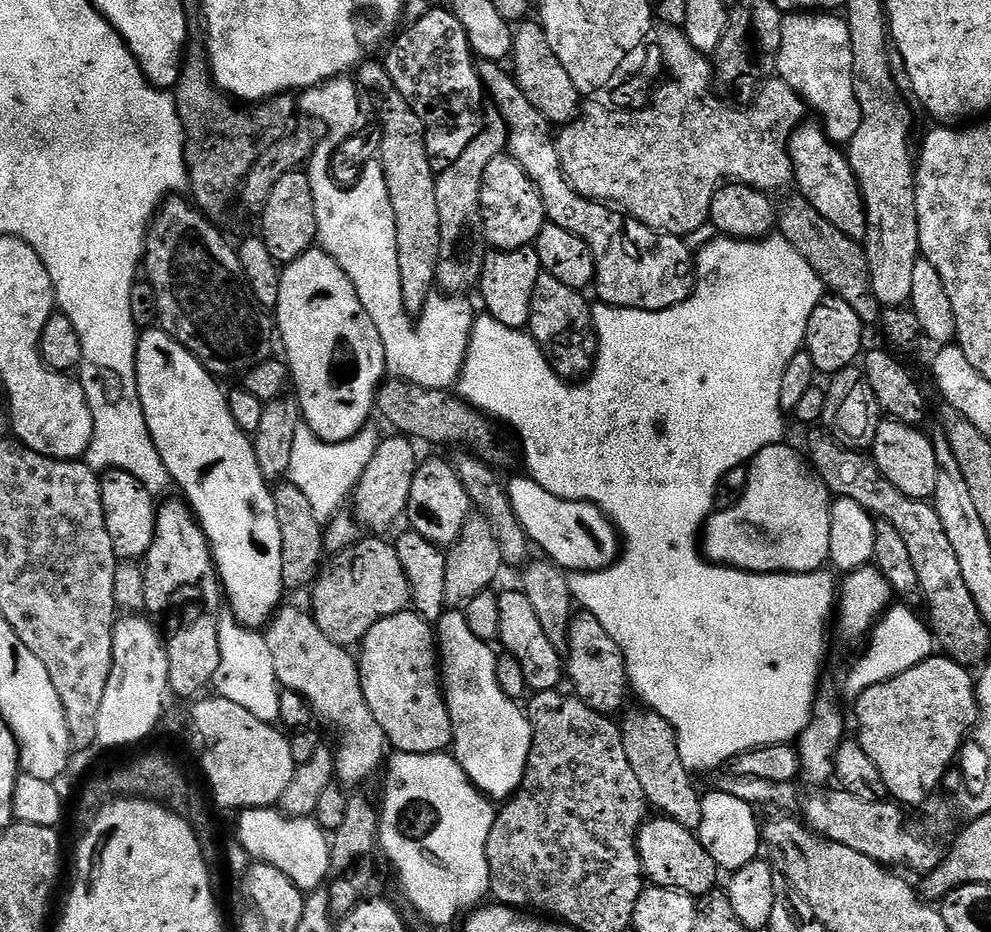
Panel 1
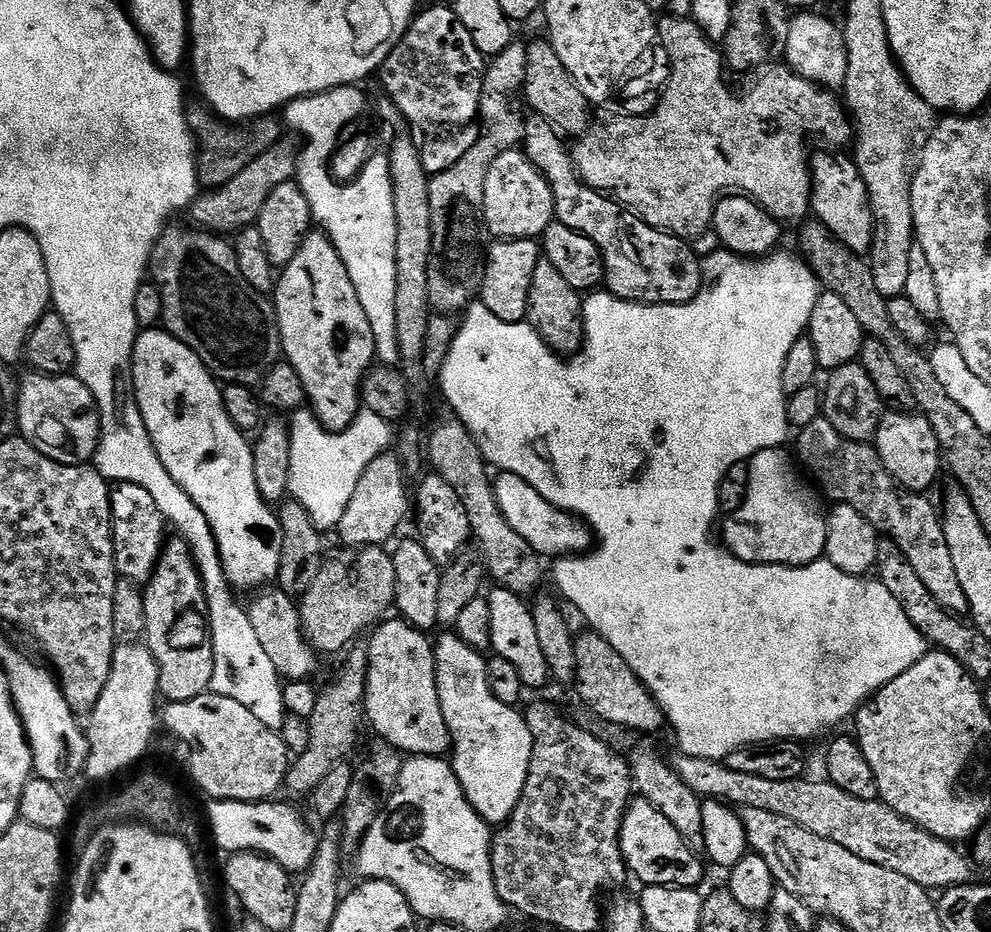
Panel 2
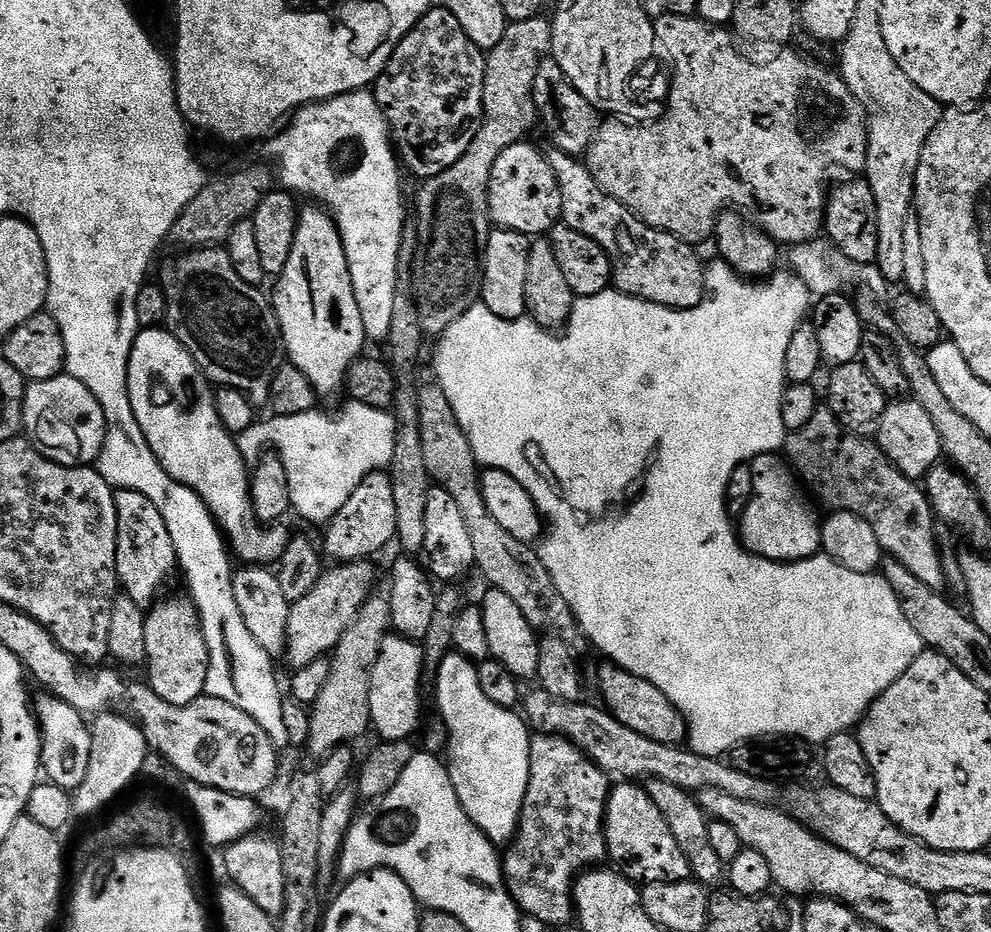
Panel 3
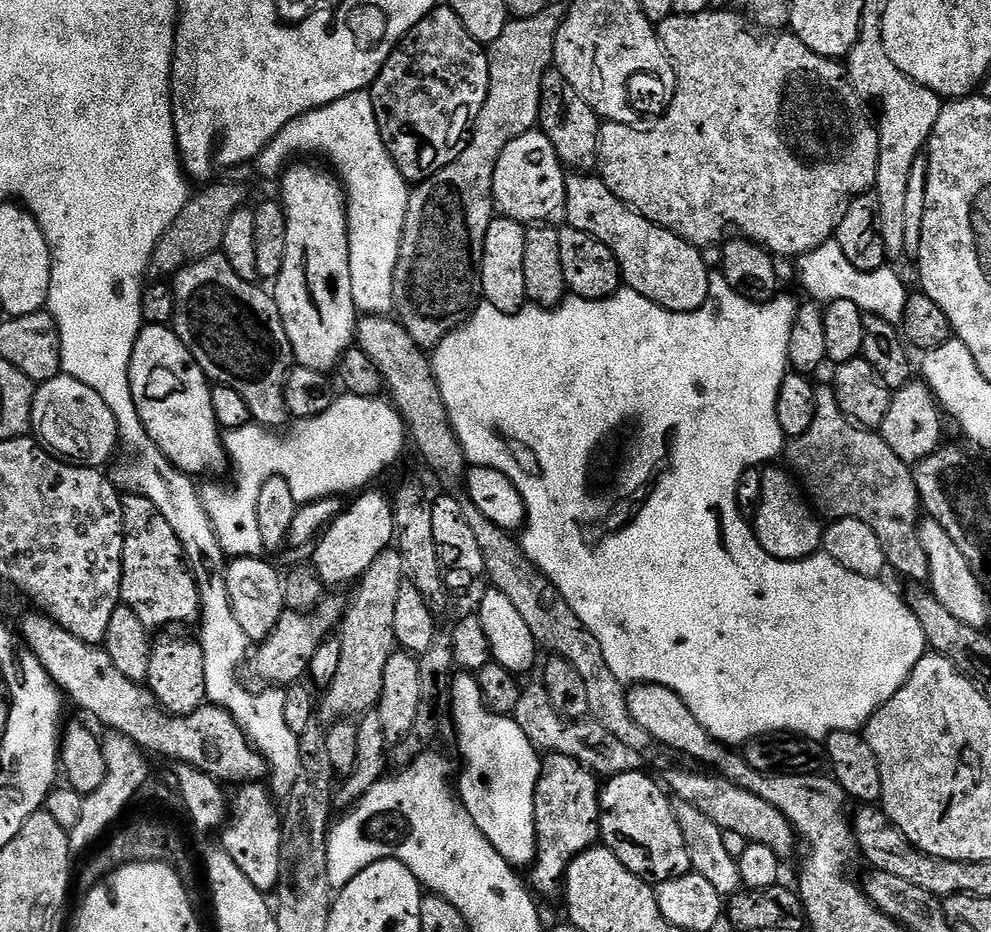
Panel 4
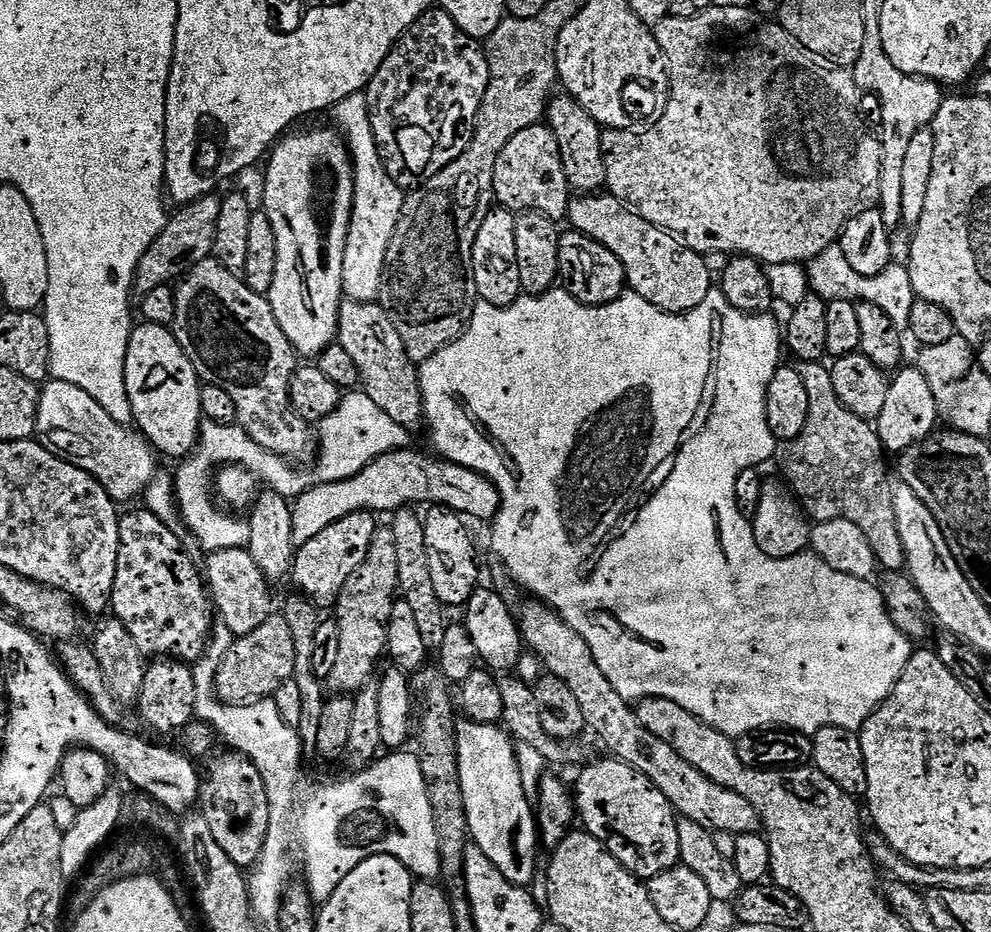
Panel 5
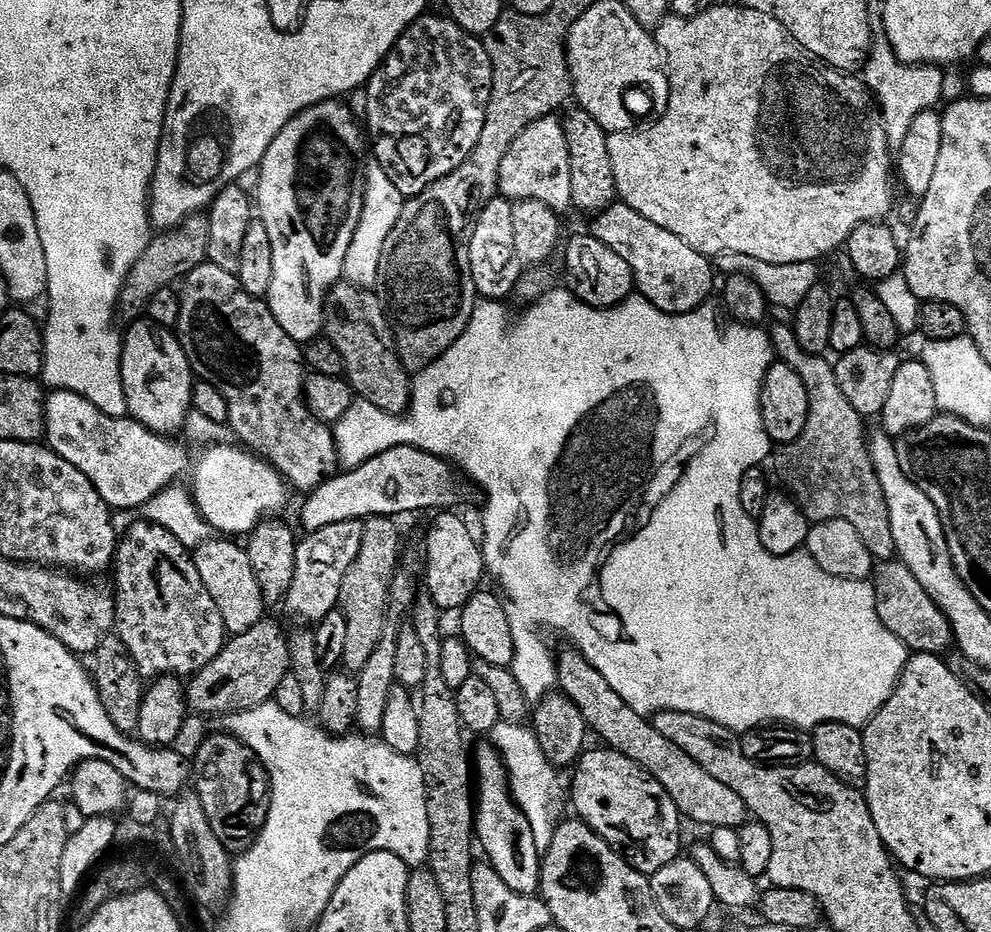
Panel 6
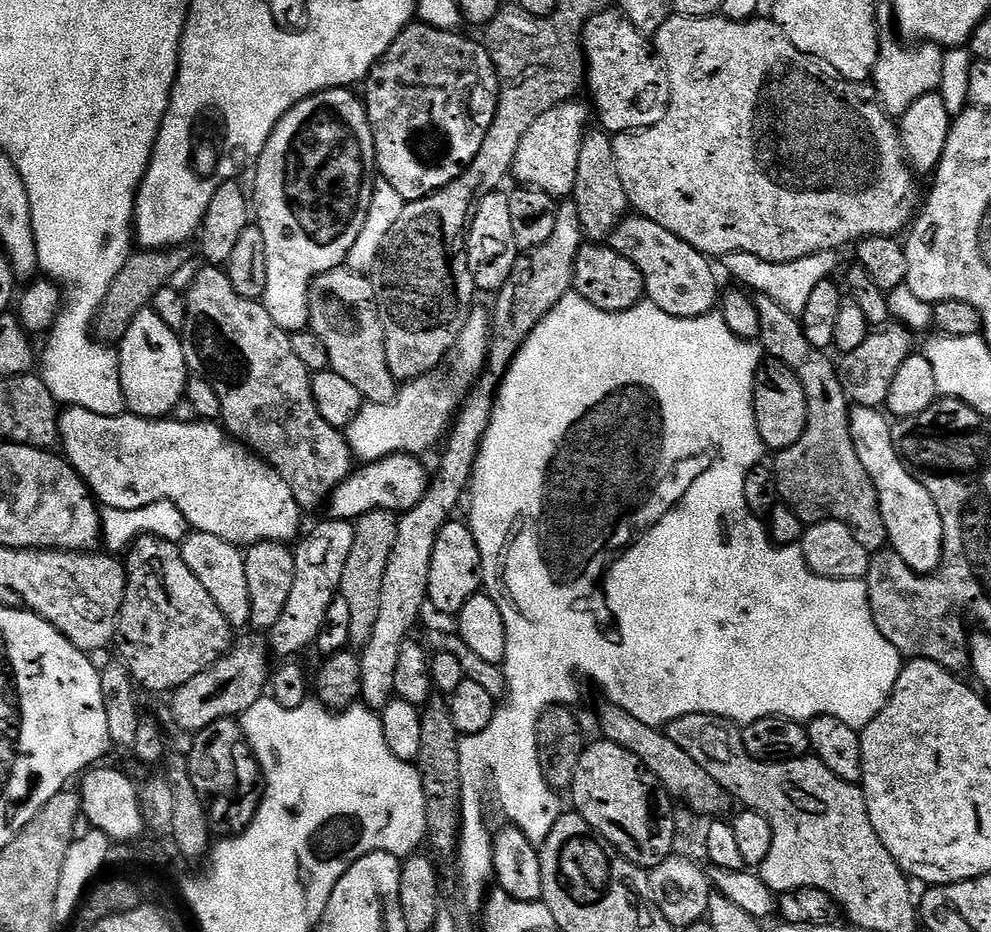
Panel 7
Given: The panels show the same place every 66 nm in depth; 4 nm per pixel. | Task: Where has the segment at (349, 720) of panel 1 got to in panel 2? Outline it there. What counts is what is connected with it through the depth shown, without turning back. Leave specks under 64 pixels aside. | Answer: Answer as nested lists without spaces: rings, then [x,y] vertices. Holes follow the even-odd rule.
[[[268,586],[257,591],[246,612],[246,618],[252,627],[255,643],[264,651],[269,660],[271,671],[285,681],[313,679],[312,675],[320,668],[321,657],[309,641],[304,639],[304,627],[300,621],[300,610],[297,601],[280,591],[279,587]]]

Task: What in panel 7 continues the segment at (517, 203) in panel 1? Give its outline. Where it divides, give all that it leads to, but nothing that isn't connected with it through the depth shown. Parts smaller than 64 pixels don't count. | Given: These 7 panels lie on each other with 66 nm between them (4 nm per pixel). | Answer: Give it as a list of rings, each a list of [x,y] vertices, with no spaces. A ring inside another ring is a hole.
[[[576,103],[559,104],[546,110],[546,114],[538,117],[534,126],[522,134],[522,142],[518,142],[518,152],[514,154],[510,173],[517,185],[537,188],[554,198],[571,197],[574,182],[578,178],[578,150],[589,127],[588,116],[590,120],[589,105]]]

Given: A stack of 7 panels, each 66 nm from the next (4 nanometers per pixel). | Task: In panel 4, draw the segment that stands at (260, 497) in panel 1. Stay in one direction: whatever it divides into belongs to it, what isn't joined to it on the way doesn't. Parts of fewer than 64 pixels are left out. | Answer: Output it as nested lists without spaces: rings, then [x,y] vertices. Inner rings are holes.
[[[141,327],[128,373],[138,418],[142,418],[146,434],[150,434],[154,446],[162,450],[169,464],[193,478],[225,467],[222,429],[214,418],[214,406],[210,406],[210,381],[171,327]]]

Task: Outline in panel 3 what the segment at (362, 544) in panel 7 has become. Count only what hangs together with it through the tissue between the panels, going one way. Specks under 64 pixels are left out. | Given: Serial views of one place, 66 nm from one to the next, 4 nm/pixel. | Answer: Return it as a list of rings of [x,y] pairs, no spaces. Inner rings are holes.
[[[373,594],[368,597],[362,610],[342,634],[338,646],[330,653],[332,665],[330,678],[322,686],[322,694],[310,705],[310,734],[306,751],[315,758],[323,758],[335,748],[347,745],[348,740],[356,740],[364,731],[369,731],[372,715],[370,714],[370,682],[378,650],[382,646],[390,628],[390,606],[384,594]]]

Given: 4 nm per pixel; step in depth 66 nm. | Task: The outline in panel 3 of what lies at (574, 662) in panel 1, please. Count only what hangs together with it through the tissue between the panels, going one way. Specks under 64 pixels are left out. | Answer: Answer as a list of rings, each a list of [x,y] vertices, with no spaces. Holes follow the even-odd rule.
[[[604,662],[596,672],[596,684],[600,687],[603,707],[611,712],[612,717],[622,726],[634,730],[634,734],[642,734],[654,742],[683,745],[688,740],[688,723],[683,714],[646,678],[638,678],[634,674],[623,671],[618,665]]]

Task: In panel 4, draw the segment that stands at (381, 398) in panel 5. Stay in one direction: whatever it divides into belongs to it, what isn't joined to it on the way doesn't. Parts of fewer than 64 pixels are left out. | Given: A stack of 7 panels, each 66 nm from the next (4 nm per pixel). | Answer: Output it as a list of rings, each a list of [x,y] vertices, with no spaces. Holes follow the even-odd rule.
[[[364,316],[356,325],[355,343],[364,352],[369,362],[377,368],[383,387],[388,388],[390,403],[396,409],[403,427],[406,429],[407,439],[420,451],[422,459],[428,463],[428,468],[444,484],[457,484],[463,481],[466,475],[466,461],[464,451],[456,440],[456,433],[452,430],[452,424],[448,421],[448,412],[440,397],[440,391],[436,385],[436,379],[432,374],[432,362],[426,355],[425,349],[419,348],[406,334],[406,330],[395,319],[383,316]]]

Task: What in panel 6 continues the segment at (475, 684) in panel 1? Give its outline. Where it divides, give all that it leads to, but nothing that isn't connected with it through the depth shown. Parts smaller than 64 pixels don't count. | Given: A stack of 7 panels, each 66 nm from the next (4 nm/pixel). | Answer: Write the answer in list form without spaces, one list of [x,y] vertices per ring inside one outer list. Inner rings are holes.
[[[485,742],[474,752],[475,839],[484,847],[487,863],[514,890],[523,896],[540,891],[541,845],[534,842],[534,830],[512,798],[504,760],[491,743]]]

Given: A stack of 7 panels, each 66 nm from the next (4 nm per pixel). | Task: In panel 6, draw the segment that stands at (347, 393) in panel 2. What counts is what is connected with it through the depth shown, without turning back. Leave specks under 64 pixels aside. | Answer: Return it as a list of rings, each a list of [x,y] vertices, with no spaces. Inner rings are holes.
[[[340,98],[310,106],[282,126],[258,169],[260,181],[256,184],[256,192],[254,188],[254,208],[270,234],[270,246],[274,249],[274,282],[270,282],[266,303],[278,326],[301,346],[325,331],[324,301],[333,284],[341,283],[346,250],[350,250],[354,230],[358,230],[362,218],[364,174],[370,144],[361,121],[359,124],[356,120],[359,120],[357,113]]]

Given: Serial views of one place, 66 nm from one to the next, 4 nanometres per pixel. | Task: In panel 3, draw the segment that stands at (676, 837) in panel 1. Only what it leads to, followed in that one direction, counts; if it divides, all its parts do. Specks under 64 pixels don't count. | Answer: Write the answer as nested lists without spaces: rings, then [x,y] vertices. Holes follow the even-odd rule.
[[[636,782],[617,784],[620,785],[608,793],[608,809],[604,815],[604,837],[611,863],[640,886],[689,879],[692,876],[690,862],[686,862],[686,854],[682,854],[678,842],[674,842],[674,834],[670,834],[670,826],[666,826],[662,810],[654,806],[647,787]]]

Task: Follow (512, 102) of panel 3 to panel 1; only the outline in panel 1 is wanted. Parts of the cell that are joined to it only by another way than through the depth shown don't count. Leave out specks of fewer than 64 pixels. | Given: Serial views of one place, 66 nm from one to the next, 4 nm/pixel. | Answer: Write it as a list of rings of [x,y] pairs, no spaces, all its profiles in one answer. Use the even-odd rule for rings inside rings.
[[[492,114],[492,117],[483,121],[480,133],[458,154],[458,158],[452,161],[447,168],[443,169],[435,177],[436,196],[438,210],[438,224],[441,226],[440,249],[437,254],[437,268],[435,283],[444,288],[443,291],[448,294],[464,294],[467,288],[475,289],[480,282],[482,266],[486,255],[486,241],[484,239],[484,223],[482,222],[482,210],[480,209],[480,195],[482,194],[482,174],[486,174],[486,166],[494,162],[494,158],[505,155],[508,147],[508,127],[503,118],[498,114]]]

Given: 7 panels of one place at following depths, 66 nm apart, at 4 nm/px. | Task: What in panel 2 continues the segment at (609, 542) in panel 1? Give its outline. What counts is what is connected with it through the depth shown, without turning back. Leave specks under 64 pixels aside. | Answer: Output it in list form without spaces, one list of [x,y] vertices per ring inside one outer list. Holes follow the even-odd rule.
[[[500,472],[495,477],[494,487],[496,489],[496,501],[510,526],[530,542],[534,551],[540,553],[541,557],[563,558],[583,554],[593,547],[594,537],[591,528],[578,516],[573,516],[571,512],[558,510],[534,486],[530,486],[518,474]]]

